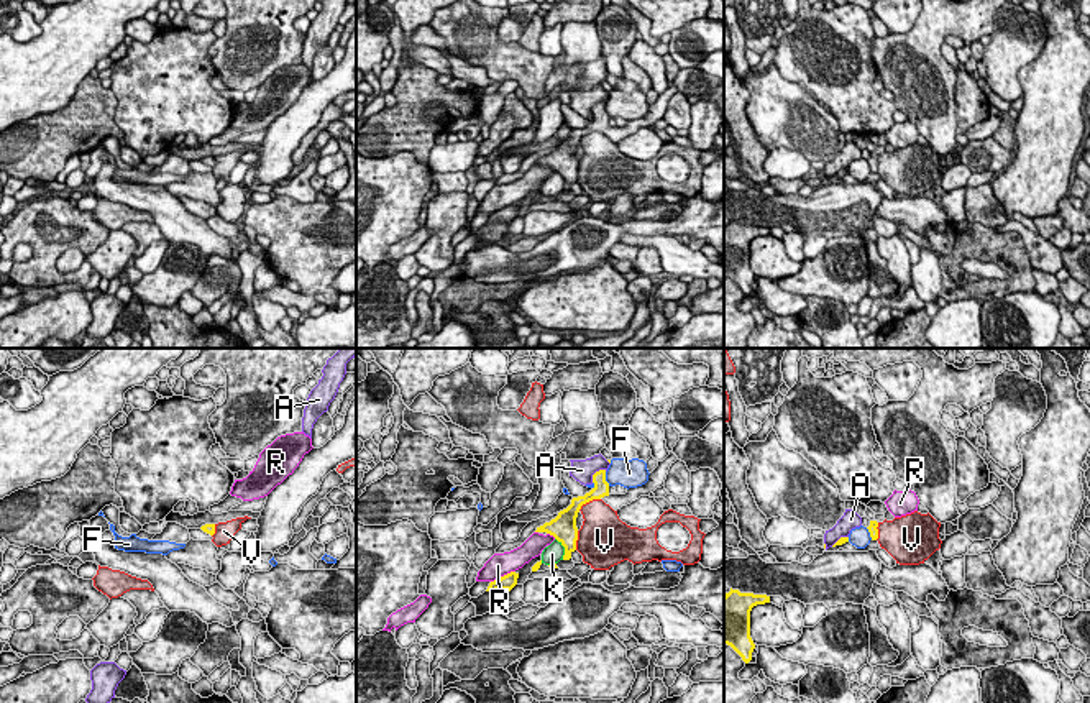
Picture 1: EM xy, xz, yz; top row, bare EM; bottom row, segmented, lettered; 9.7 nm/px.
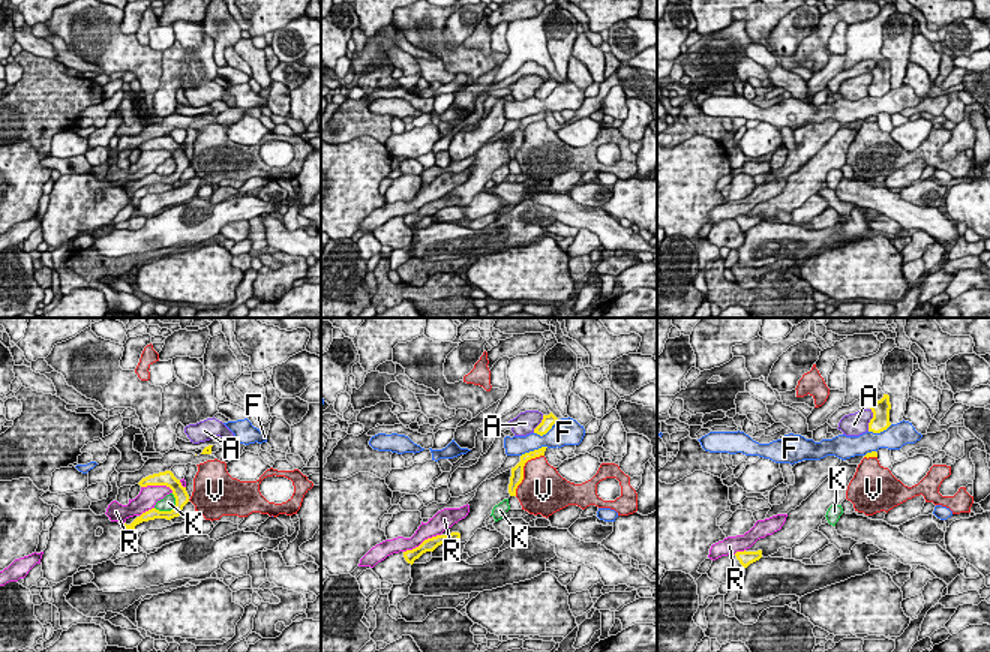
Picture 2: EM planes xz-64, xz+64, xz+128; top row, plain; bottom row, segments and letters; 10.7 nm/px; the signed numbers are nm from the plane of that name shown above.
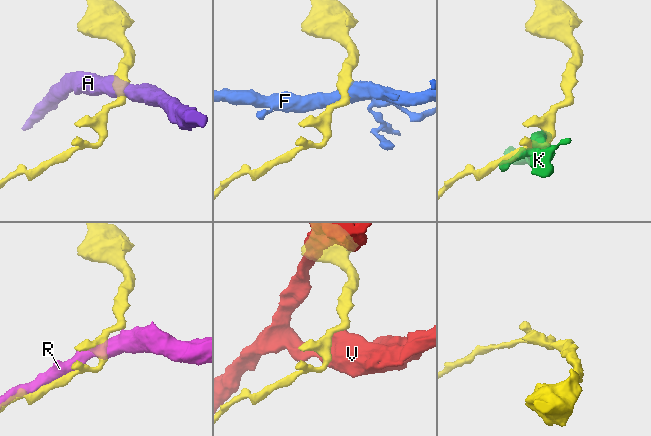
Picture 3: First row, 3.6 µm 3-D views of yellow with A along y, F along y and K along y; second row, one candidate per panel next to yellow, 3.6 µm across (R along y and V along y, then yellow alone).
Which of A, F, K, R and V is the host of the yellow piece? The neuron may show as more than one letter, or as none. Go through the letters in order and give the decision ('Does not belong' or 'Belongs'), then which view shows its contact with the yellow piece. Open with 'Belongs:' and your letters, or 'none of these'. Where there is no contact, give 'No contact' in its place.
Belongs: none of these
A: Does not belong. Touches yellow in xz
F: Does not belong. Touches yellow in xz
K: Does not belong. Touches yellow in xz
R: Does not belong. Touches yellow in xz
V: Does not belong. Touches yellow in xz

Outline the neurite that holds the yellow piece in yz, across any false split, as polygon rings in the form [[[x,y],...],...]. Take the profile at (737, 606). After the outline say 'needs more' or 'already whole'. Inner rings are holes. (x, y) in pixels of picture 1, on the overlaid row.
[[[740,593],[724,595],[724,644],[730,646],[745,664],[752,660],[755,644],[750,637],[750,611],[757,604],[770,603],[767,595]]]; already whole

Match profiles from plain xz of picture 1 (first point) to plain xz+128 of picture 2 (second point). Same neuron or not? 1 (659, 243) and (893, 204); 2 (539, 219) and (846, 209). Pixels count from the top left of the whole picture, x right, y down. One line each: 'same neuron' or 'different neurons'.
1: same neuron
2: different neurons

